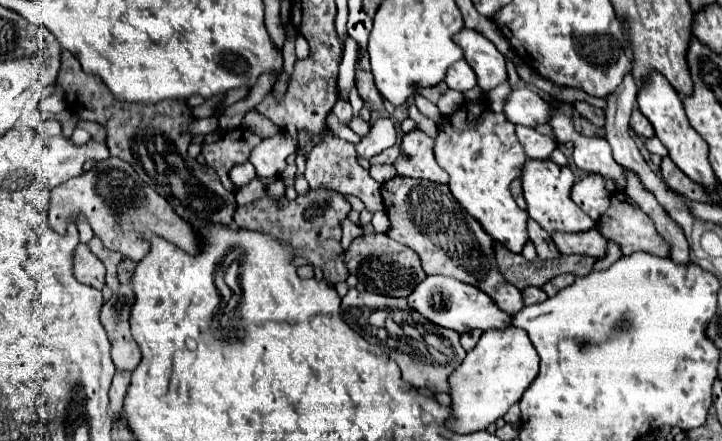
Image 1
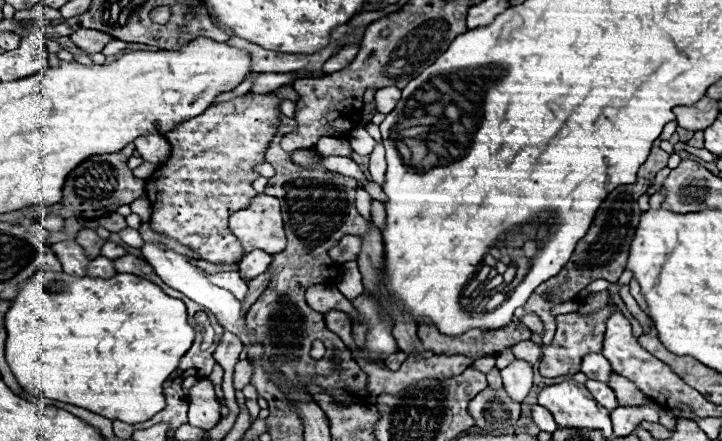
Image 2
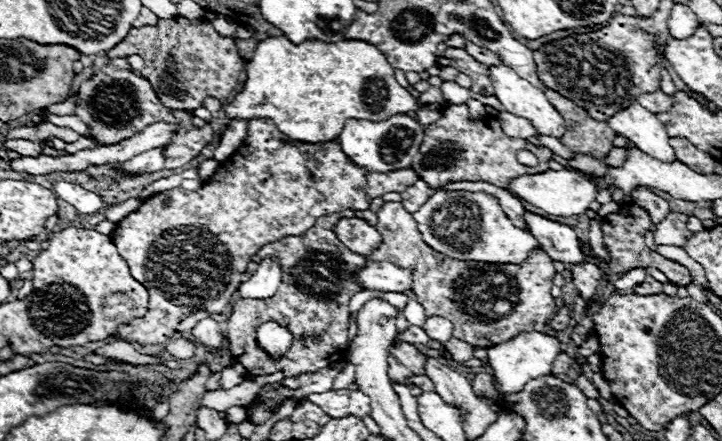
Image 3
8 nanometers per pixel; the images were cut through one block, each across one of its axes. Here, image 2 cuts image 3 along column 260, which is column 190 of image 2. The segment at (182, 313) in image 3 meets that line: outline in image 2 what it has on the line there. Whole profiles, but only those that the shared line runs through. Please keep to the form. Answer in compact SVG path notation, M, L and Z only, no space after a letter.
M289 85L266 94L238 96L214 104L204 114L190 118L178 124L174 130L166 132L164 138L170 144L170 158L146 180L146 198L152 202L152 220L150 220L152 230L190 246L202 256L202 260L236 264L242 258L242 246L228 228L230 212L250 206L250 200L256 196L252 182L260 174L254 170L254 166L264 164L266 148L270 146L272 138L278 132L276 128L280 126L280 104L284 100L296 102L298 98L297 92Z

